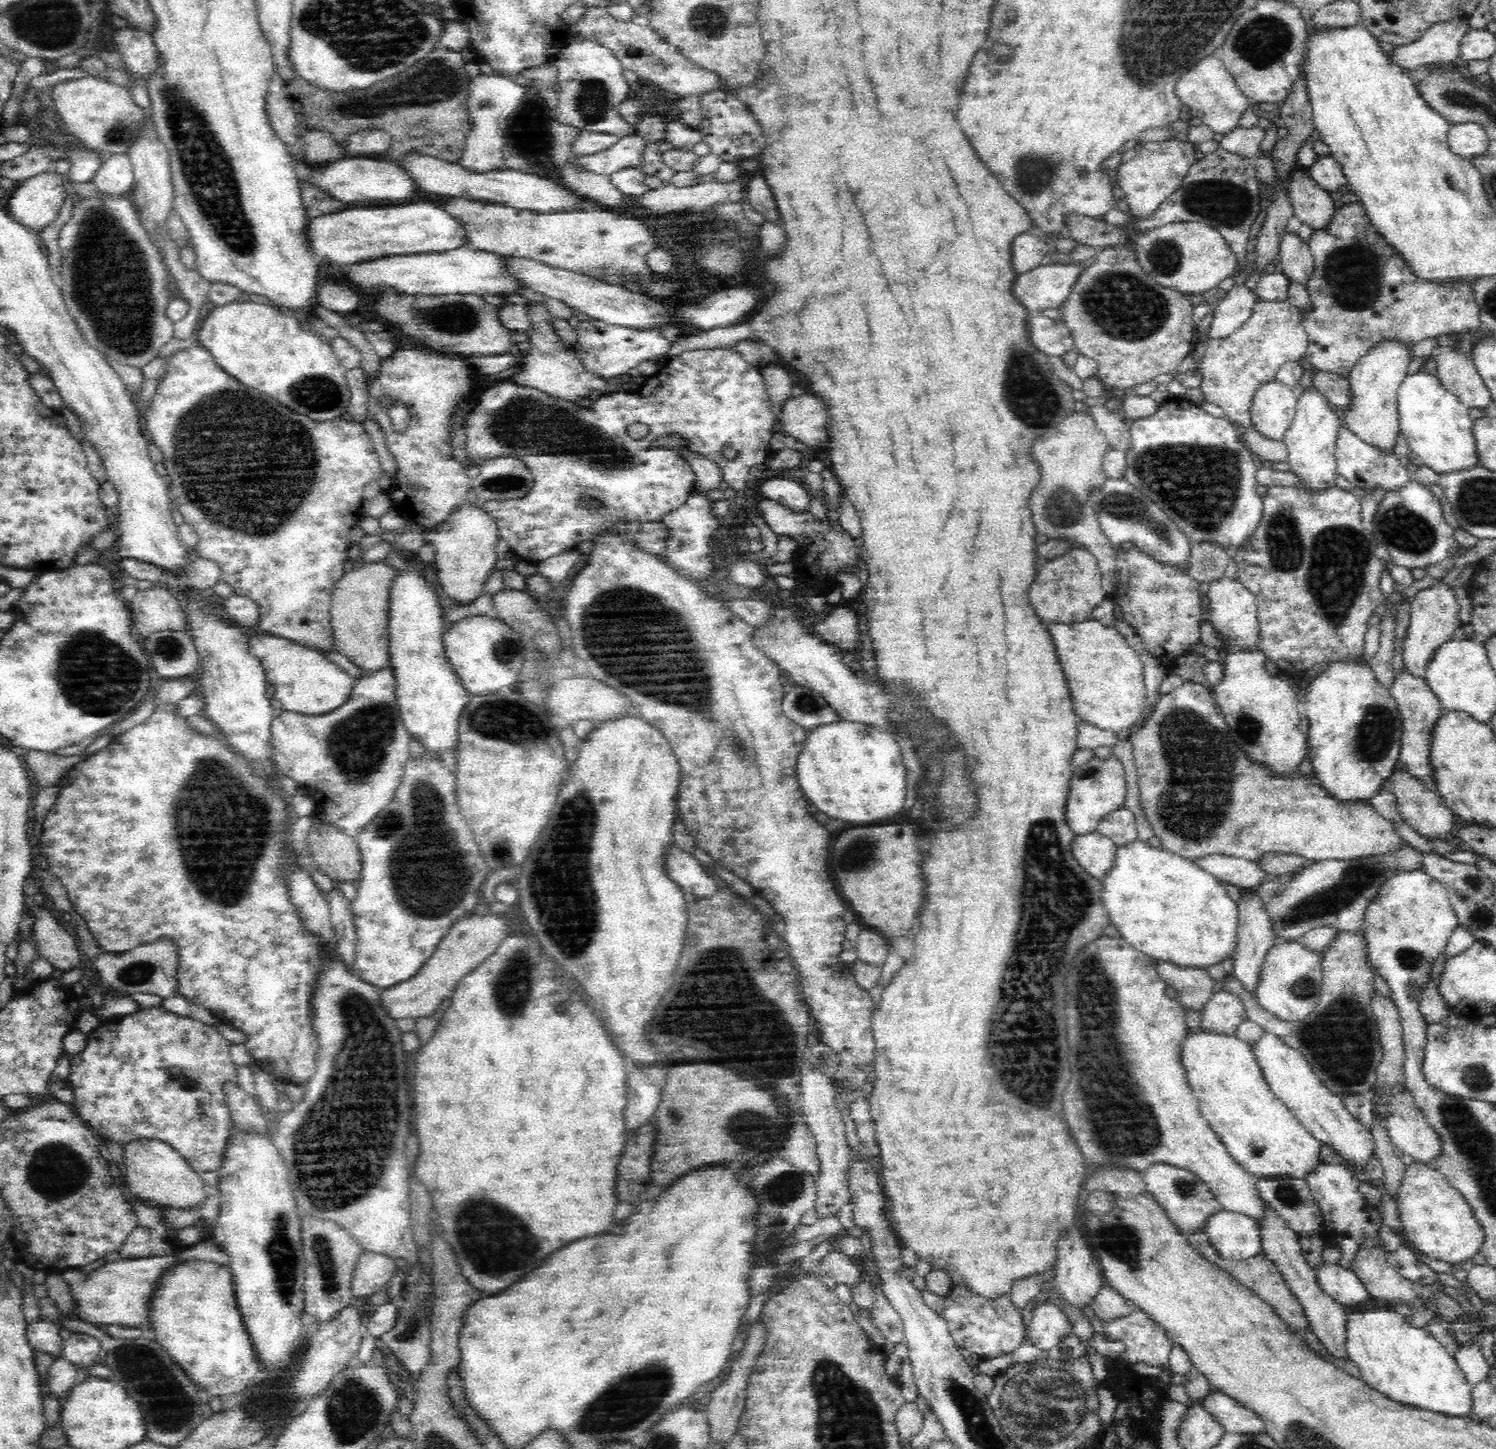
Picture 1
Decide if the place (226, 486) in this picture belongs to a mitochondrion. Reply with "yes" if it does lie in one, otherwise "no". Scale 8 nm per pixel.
yes

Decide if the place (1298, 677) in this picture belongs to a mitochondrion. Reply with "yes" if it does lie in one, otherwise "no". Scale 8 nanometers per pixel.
no

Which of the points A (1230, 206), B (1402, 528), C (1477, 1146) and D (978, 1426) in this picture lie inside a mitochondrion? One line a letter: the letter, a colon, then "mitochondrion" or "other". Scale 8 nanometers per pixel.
A: mitochondrion
B: mitochondrion
C: mitochondrion
D: mitochondrion

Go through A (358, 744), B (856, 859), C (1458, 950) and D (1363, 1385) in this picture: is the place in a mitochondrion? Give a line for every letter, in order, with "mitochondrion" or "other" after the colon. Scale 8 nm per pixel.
A: mitochondrion
B: other
C: other
D: other

